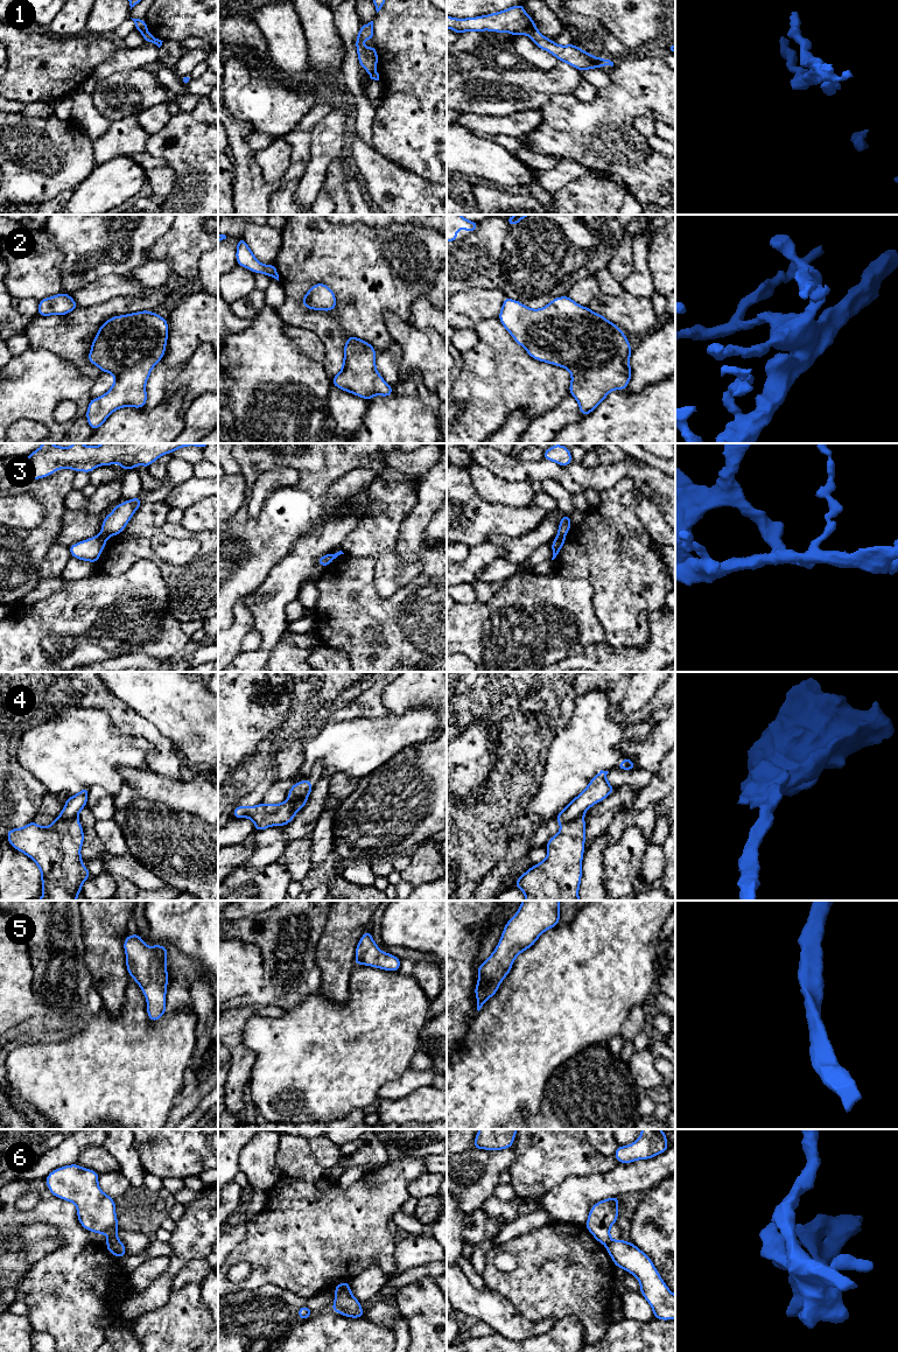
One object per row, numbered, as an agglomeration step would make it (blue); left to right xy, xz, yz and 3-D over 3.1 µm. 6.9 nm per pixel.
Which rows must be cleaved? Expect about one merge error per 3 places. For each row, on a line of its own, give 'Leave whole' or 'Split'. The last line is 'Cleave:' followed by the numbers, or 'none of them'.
1: Split
2: Leave whole
3: Split
4: Split
5: Leave whole
6: Split
Cleave: 1, 3, 4, 6

